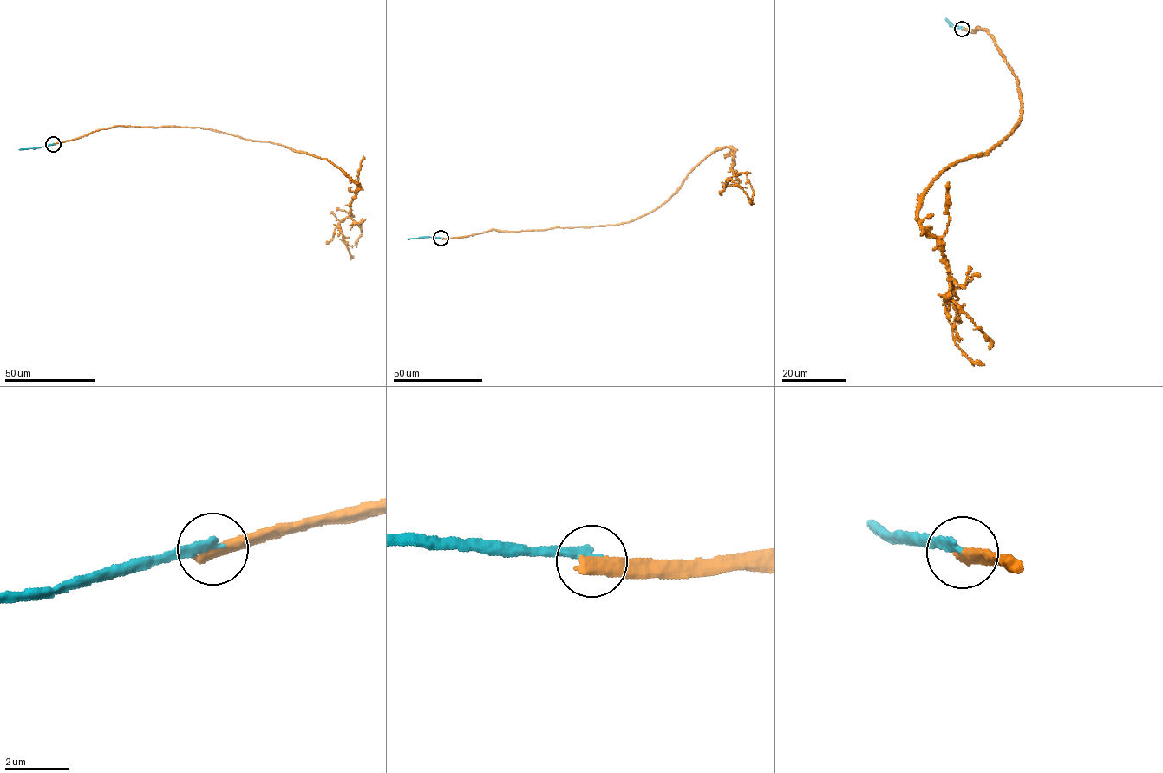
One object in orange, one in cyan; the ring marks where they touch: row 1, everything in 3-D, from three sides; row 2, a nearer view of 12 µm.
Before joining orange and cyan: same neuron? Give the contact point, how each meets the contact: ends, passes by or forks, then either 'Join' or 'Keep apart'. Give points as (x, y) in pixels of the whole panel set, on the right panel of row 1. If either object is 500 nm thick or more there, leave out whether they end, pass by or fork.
Place: (962, 29). At the ring orange ends. At the ring cyan ends. Keep apart

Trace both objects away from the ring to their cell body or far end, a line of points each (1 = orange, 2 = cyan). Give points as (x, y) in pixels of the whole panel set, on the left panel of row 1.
1: (53, 144), (117, 126), (199, 127), (325, 158), (360, 187), (339, 229), (352, 257)
2: (53, 144), (19, 149)

